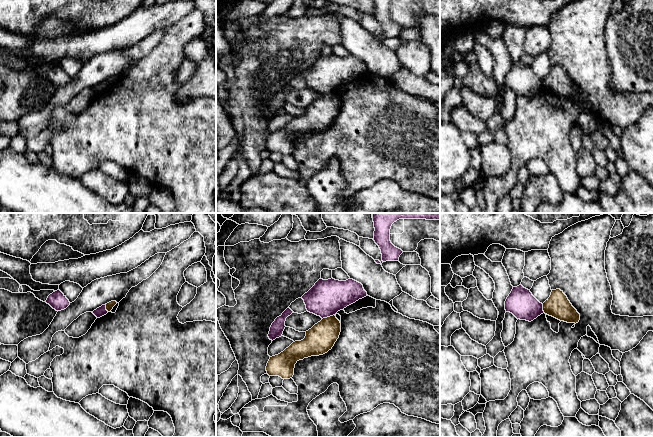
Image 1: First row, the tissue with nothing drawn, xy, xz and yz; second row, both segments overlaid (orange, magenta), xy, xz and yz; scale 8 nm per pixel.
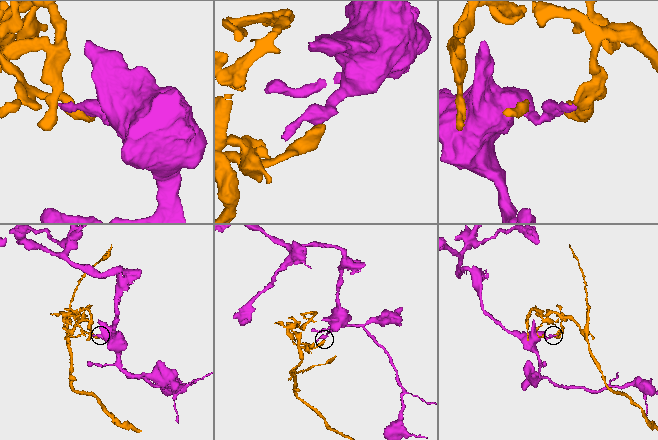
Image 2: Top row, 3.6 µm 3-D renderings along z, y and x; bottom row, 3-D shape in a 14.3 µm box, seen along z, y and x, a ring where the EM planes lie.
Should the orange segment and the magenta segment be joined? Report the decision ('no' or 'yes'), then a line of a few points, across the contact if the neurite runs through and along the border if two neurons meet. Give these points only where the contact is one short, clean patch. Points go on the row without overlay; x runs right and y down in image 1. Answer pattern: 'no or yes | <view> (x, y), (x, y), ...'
no | xz (334, 90), (322, 95)

